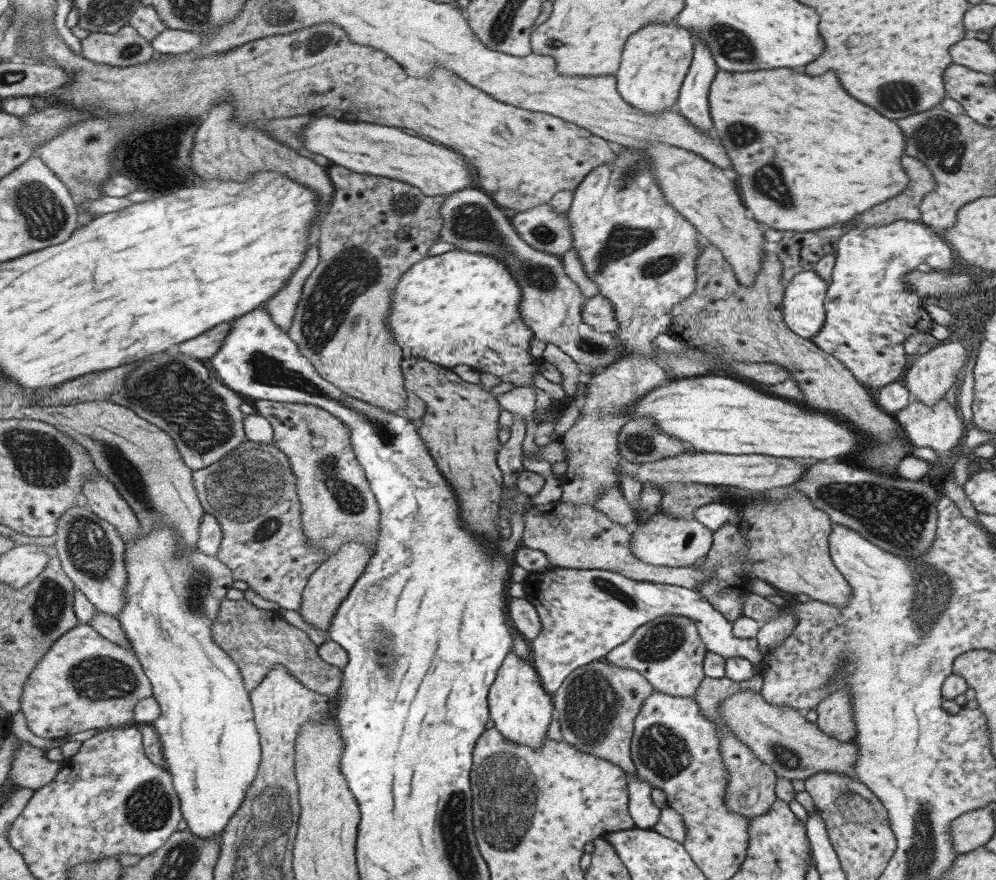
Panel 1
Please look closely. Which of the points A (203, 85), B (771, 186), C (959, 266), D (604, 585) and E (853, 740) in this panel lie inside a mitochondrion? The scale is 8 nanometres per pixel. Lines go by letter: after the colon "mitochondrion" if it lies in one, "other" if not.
A: other
B: mitochondrion
C: other
D: mitochondrion
E: other

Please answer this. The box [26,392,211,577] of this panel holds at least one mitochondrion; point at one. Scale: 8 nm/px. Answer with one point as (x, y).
(126, 473)

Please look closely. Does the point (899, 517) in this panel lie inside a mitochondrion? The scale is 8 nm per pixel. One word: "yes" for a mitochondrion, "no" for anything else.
yes

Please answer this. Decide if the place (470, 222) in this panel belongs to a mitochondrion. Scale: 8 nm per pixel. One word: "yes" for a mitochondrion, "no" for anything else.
yes

